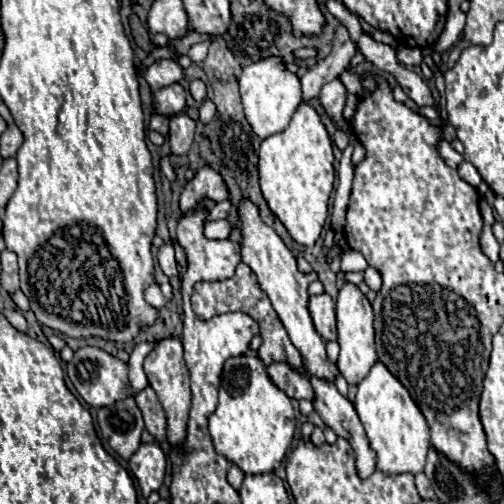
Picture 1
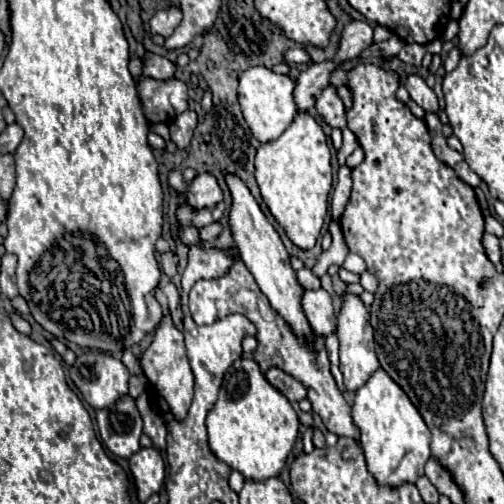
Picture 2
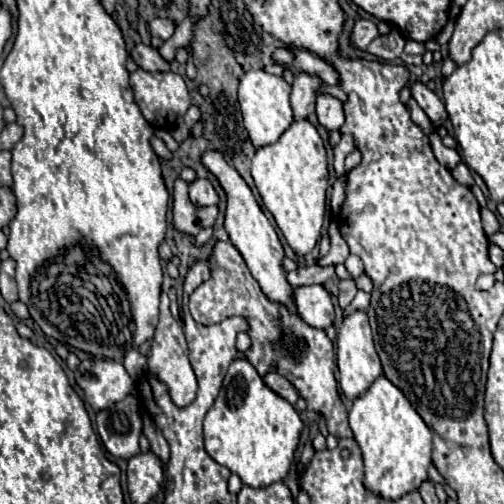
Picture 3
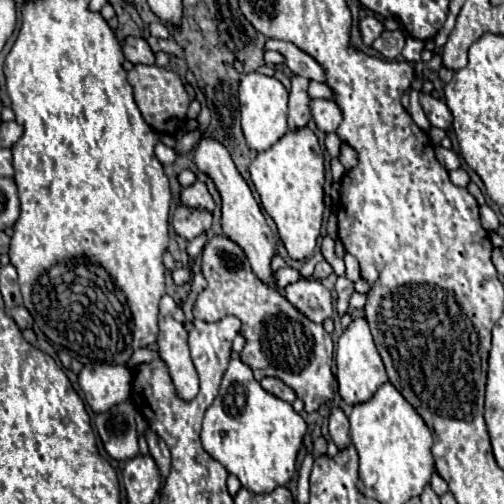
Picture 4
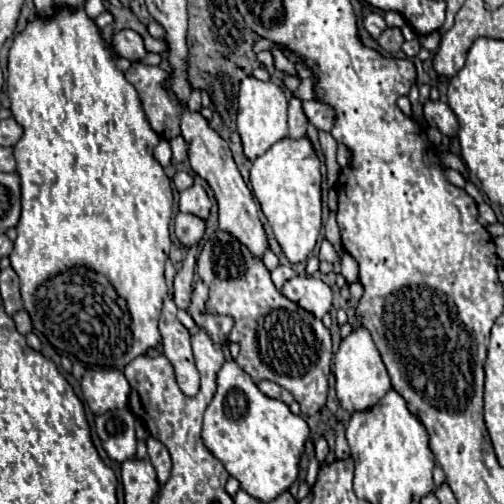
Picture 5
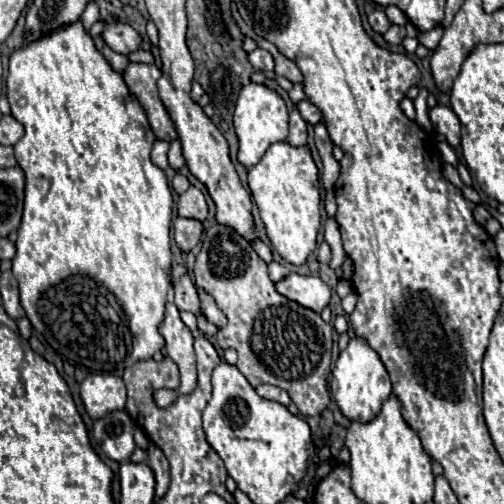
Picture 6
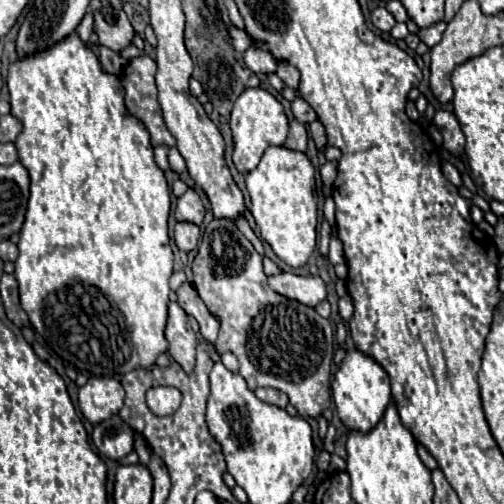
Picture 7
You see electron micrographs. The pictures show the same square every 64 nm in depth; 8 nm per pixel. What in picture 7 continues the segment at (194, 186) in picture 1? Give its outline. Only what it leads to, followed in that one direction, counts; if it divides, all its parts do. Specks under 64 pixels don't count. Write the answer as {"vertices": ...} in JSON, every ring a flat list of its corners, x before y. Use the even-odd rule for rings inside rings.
{"vertices":[[188,188,180,198,178,198,178,204,176,204,176,220,184,220,184,222,194,222,194,224,202,224,204,220,204,204,200,200,200,196,196,194,196,190]]}

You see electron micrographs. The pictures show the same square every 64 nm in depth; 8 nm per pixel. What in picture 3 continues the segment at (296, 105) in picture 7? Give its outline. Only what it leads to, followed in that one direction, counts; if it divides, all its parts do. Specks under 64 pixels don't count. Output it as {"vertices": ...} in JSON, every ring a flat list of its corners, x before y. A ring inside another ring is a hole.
{"vertices":[[322,94,320,98,316,98,316,116,326,130,338,130,344,124,342,102,330,94]]}

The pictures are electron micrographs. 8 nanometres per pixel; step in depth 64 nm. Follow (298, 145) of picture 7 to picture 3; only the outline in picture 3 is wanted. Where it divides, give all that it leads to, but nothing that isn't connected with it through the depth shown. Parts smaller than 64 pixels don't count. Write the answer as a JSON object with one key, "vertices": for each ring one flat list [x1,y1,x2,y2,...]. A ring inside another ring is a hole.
{"vertices":[[298,72,298,76,294,78,292,96,290,96,290,104,292,104,296,120,308,118,314,112,314,102,316,102,316,96,318,96,318,90,322,88,322,84,324,82,318,76]]}

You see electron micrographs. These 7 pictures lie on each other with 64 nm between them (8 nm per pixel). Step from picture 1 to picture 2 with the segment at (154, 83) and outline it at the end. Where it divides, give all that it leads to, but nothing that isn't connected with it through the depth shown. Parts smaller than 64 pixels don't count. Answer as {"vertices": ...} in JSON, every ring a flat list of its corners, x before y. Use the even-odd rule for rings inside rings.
{"vertices":[[146,54,146,64,144,64,144,76,154,78,154,80,170,80,176,74,176,64,170,62,164,56,158,54]]}

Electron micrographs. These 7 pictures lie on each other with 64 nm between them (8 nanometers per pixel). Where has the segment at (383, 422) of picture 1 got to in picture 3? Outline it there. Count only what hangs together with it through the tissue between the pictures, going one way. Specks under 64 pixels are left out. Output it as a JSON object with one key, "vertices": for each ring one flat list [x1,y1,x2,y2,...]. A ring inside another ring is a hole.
{"vertices":[[380,374,372,386,354,400,350,428,364,454,366,486,372,492,396,500,428,480,426,470,432,464,432,430,424,424,412,404,408,404,408,398,384,374]]}

